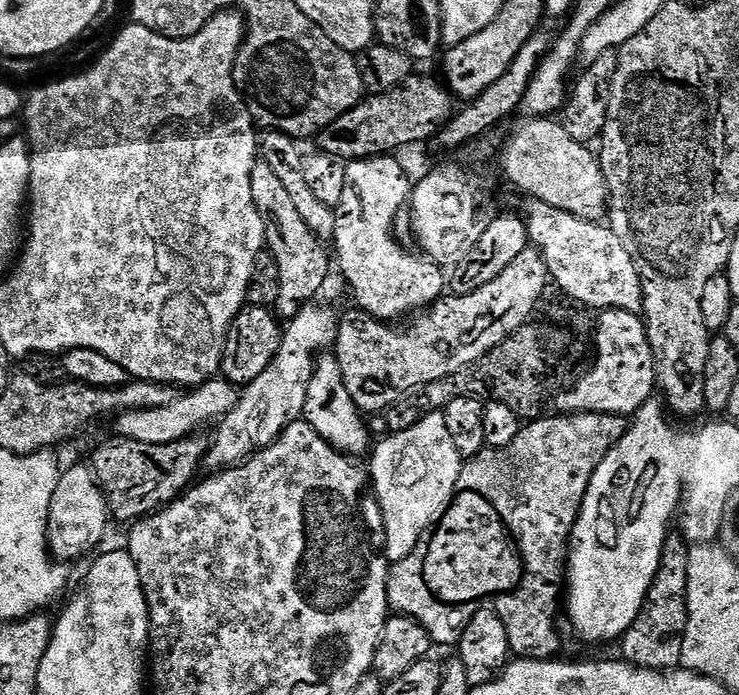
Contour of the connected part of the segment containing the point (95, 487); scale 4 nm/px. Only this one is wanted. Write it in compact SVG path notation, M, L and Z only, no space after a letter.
M87 463L76 464L69 472L68 469L61 471L48 515L48 551L53 557L60 562L73 562L87 552L95 553L108 532L108 520L110 521L108 499L91 467Z

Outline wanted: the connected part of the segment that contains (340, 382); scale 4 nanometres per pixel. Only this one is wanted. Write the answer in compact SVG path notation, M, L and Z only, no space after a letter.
M324 354L319 357L316 373L310 382L310 390L306 394L303 419L337 452L342 452L349 458L361 458L360 456L369 455L369 425L354 402L354 398L350 398L350 390L346 390L346 382L342 378L340 363L336 360L335 355Z

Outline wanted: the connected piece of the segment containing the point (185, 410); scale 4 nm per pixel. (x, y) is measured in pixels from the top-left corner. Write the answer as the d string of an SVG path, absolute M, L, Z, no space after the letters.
M223 378L205 380L203 384L193 387L189 396L177 395L174 402L157 408L122 412L115 417L115 435L121 440L150 442L151 444L169 444L185 440L186 437L199 433L203 424L215 425L237 407L238 392L233 385Z

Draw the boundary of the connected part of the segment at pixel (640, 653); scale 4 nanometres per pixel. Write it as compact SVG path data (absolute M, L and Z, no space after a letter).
M672 534L664 542L658 574L644 600L644 608L624 631L623 659L639 668L666 672L681 667L682 642L688 625L688 554L690 548L683 535Z

